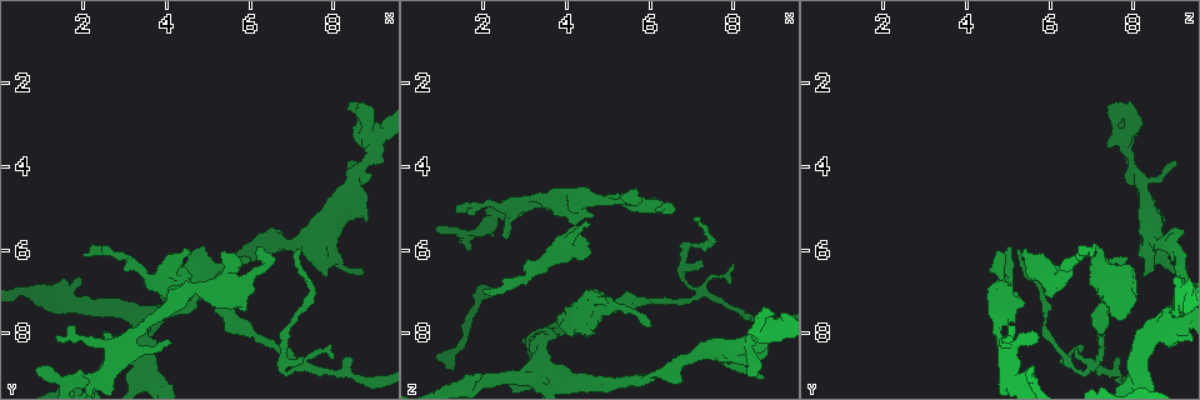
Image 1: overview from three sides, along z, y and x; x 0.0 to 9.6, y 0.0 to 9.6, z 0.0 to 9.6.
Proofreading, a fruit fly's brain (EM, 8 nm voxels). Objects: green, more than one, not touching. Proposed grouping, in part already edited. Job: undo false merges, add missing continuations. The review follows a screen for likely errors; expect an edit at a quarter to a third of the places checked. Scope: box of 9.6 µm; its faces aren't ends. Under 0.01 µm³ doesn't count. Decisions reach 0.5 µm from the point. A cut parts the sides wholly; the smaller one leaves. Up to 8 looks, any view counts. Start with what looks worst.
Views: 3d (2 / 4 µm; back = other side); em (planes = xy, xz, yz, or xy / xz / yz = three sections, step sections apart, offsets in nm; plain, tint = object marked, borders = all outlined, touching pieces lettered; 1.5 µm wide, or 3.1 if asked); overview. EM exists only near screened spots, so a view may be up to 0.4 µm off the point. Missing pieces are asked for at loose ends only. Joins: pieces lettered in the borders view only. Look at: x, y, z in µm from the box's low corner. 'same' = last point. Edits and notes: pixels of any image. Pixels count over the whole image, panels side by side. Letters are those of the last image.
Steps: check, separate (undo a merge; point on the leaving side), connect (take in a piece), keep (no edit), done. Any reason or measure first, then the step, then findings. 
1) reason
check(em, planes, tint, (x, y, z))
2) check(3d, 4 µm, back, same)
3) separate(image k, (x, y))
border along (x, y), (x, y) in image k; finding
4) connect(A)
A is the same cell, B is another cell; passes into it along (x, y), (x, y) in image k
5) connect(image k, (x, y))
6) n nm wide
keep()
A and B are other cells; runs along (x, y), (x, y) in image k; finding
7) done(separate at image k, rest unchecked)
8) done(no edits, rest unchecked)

an open end
check(em, planes, borders, (4.50, 5.95, 5.40))

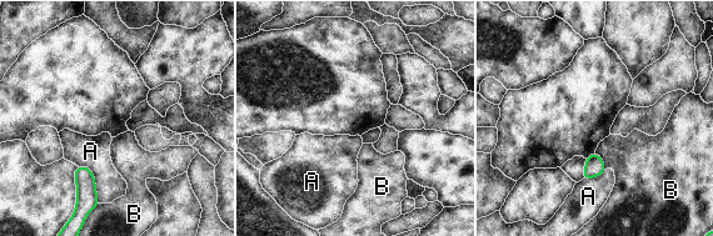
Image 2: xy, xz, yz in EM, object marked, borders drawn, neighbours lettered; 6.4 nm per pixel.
A touches over 280 nm
keep()
A and B are other cells; border along (99, 204), (89, 212), (81, 225) in image 2; no lettered piece goes on from it

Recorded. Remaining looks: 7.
branch stops here
check(em, planes, borders, (2.05, 6.15, 7.00))

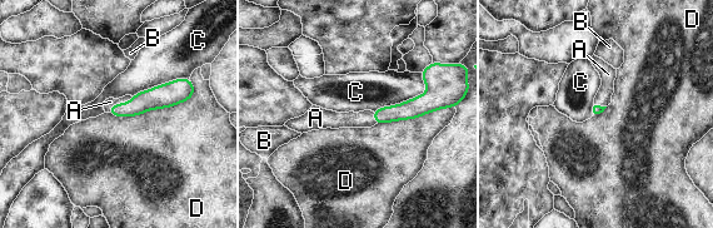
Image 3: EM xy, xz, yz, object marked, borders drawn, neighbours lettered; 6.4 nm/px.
connect(A)
A is the same cell, B, C and D are other cells; it goes on there

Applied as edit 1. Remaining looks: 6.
check(overview)

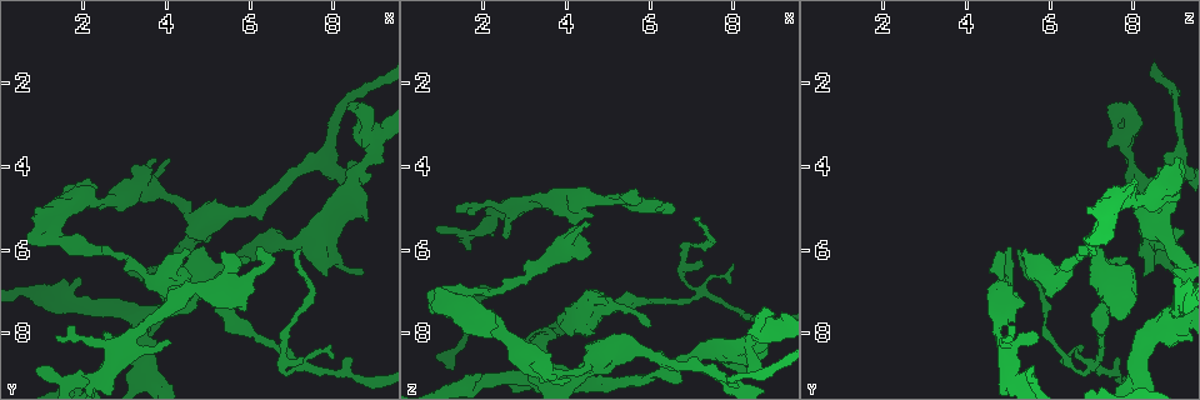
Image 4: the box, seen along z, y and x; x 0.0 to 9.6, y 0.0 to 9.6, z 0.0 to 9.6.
check(em, planes, borders, (3.05, 6.50, 9.00))

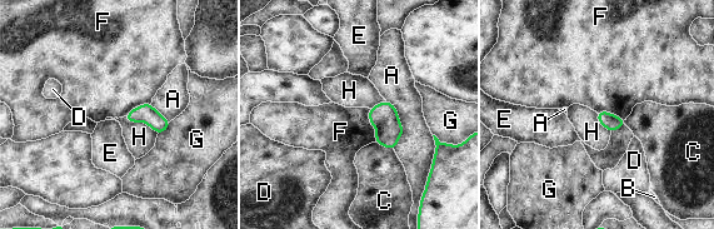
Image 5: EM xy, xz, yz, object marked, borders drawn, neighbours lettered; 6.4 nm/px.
keep()
A, B, C, D, E, F, G and H are other cells; none of them fits

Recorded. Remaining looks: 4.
done(connect at image 3, rest unchecked)

